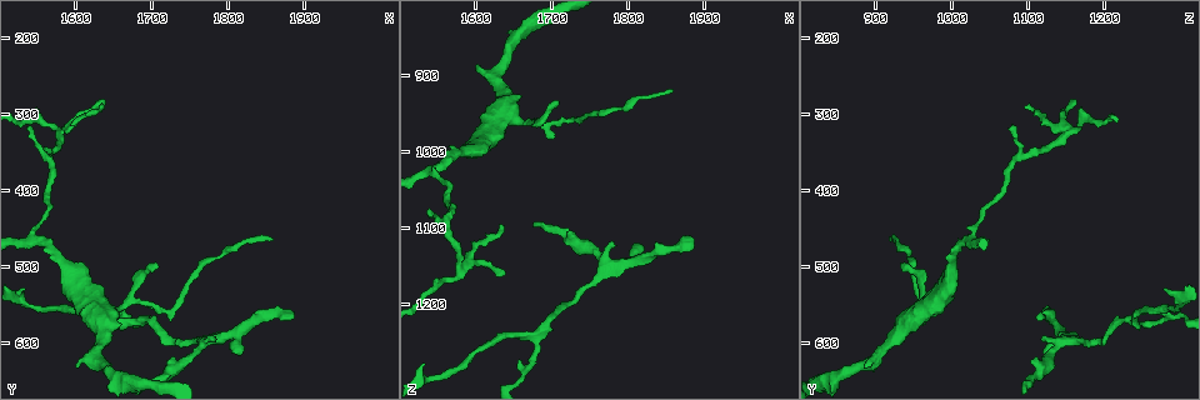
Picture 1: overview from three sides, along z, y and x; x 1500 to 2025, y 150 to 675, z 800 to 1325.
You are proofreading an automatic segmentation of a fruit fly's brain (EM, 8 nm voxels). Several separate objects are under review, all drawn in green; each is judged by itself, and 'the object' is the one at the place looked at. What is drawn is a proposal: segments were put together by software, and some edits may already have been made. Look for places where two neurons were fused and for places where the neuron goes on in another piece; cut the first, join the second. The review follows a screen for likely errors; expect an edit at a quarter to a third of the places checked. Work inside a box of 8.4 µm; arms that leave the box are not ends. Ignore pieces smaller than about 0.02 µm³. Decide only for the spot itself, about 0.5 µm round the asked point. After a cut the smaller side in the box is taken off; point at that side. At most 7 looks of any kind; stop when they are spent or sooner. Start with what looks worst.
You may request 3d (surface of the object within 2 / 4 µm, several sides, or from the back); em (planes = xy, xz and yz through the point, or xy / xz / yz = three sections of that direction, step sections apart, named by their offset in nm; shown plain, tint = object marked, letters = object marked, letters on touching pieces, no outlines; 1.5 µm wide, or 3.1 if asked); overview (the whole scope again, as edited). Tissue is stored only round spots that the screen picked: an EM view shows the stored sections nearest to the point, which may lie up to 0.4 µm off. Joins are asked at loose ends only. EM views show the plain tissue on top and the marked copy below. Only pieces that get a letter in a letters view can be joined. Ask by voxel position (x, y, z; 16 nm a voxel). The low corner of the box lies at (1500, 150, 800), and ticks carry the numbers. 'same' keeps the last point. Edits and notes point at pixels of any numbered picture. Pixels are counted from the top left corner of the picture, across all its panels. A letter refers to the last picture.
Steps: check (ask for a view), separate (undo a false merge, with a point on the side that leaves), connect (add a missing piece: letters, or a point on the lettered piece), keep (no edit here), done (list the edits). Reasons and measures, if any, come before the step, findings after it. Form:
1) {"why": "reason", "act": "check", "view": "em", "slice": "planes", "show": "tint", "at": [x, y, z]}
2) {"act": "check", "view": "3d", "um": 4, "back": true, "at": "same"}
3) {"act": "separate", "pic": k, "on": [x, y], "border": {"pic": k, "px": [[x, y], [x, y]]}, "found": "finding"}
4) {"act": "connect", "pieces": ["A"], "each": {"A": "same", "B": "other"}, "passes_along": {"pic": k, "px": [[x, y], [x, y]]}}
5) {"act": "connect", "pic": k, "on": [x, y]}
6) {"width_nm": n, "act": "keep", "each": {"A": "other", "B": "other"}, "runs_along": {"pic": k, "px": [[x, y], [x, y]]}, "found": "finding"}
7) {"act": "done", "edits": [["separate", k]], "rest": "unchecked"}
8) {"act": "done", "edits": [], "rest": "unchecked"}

{"why": "free end", "act": "check", "view": "3d", "um": 2, "at": [1880, 565, 1115]}

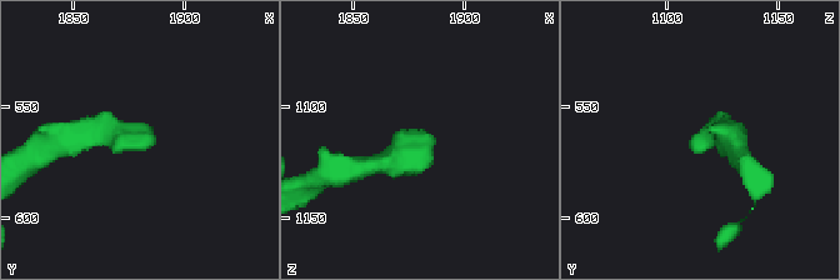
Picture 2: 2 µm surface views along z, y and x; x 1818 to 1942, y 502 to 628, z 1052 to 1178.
{"why": "now the EM", "act": "check", "view": "em", "slice": "xy", "step": 4, "show": "tint", "at": [1883, 569, 1110]}

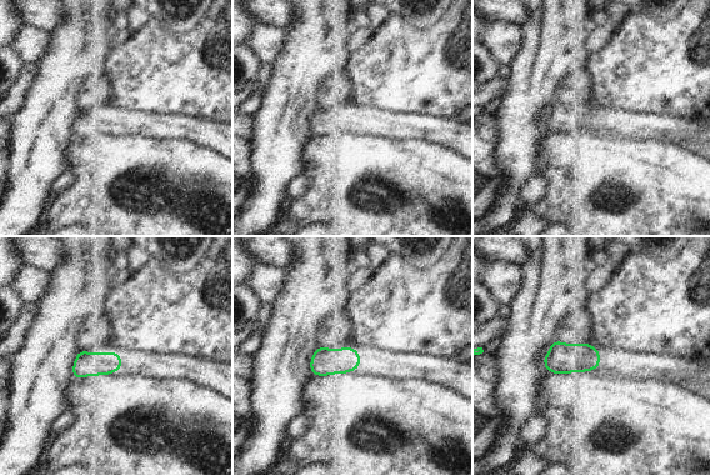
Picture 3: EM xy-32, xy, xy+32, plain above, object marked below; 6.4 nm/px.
{"act": "check", "view": "em", "slice": "planes", "show": "letters", "at": "same"}

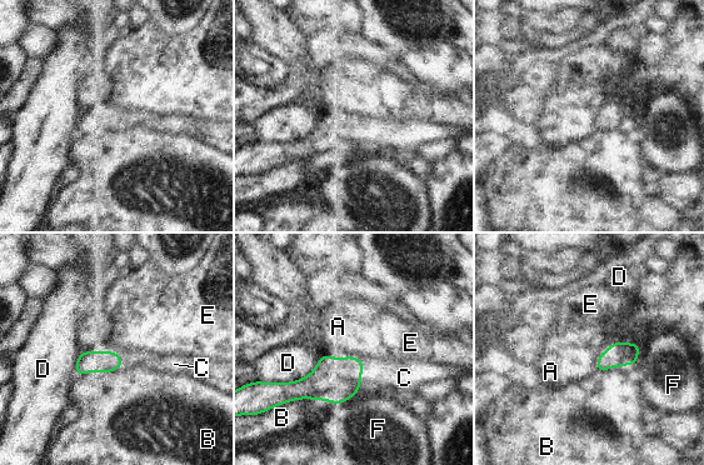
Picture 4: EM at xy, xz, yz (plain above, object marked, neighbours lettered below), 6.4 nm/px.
{"longest_contact_nm": ["D", 340], "act": "connect", "pieces": ["C"], "each": {"A": "other", "B": "other", "C": "same", "D": "other", "E": "other", "F": "other"}, "found": "the neuron continues"}

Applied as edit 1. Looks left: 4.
{"why": "see it whole again", "act": "check", "view": "overview"}

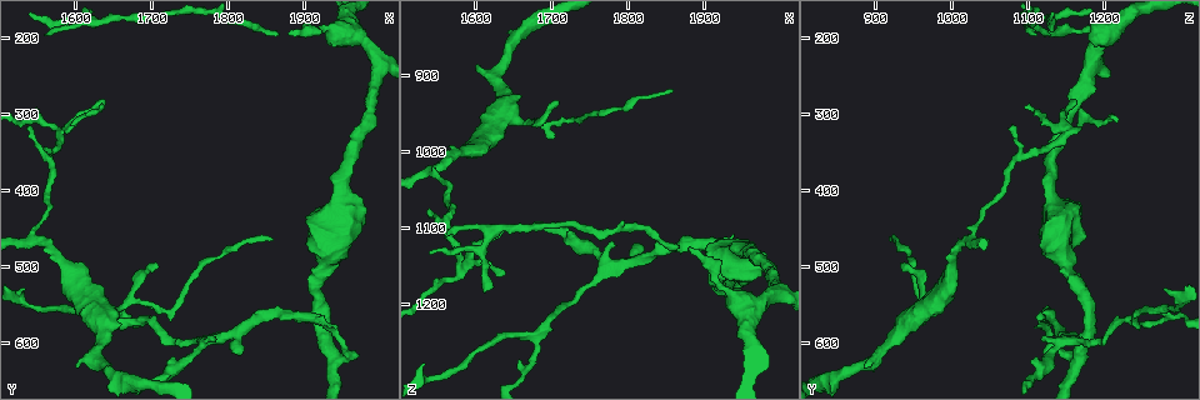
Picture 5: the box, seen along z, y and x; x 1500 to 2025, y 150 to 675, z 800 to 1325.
{"why": "tapers out", "act": "check", "view": "3d", "um": 4, "at": [1635, 280, 1165]}

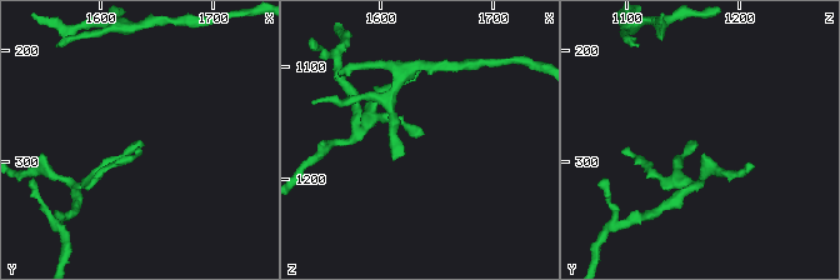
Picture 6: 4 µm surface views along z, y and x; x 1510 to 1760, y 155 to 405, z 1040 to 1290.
{"act": "check", "view": "em", "slice": "planes", "show": "letters", "at": [1632, 282, 1160]}

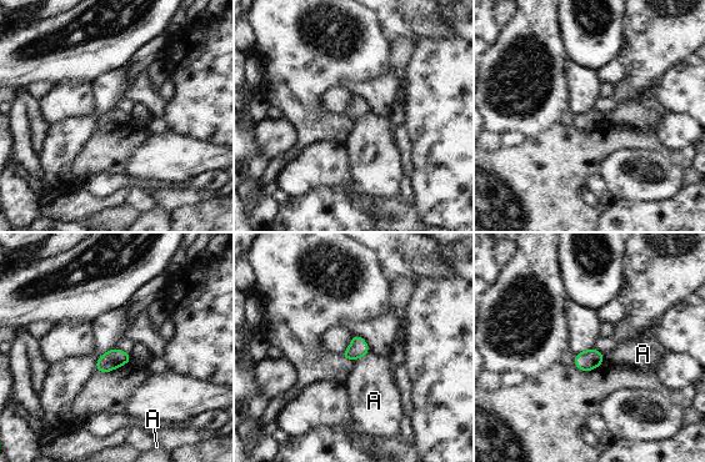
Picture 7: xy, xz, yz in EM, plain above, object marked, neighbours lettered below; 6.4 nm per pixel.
{"act": "keep", "each": {"A": "other"}, "border": {"pic": 7, "px": [[369, 351], [360, 358]]}, "found": "none of them fits"}

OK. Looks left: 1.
{"act": "done", "edits": [["connect", 4]], "rest": "unchecked"}

